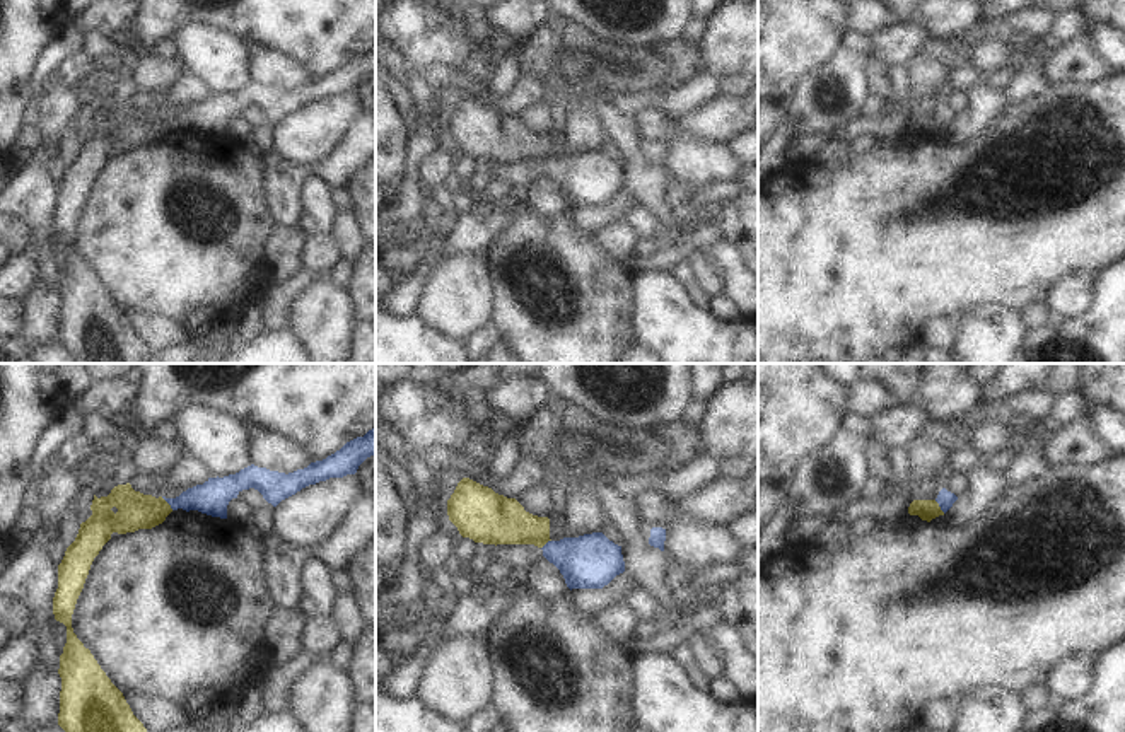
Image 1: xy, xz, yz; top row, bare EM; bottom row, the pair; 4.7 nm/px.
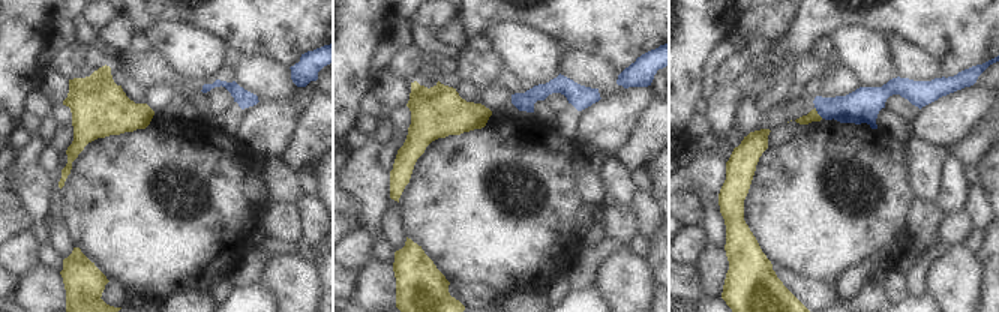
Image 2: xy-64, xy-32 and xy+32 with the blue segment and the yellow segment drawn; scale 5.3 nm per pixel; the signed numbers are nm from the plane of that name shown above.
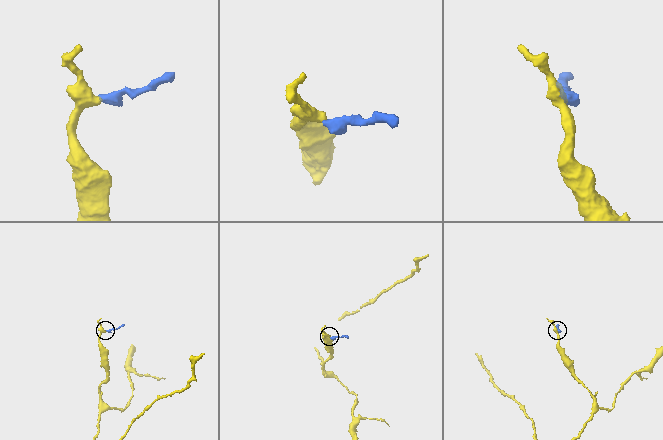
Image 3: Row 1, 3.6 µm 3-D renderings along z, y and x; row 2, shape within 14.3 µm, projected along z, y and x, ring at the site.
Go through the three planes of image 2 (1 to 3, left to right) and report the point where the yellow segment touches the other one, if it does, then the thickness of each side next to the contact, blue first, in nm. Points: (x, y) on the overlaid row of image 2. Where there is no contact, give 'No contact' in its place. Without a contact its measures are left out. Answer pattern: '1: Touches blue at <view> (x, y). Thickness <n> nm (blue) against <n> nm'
1: No contact
2: No contact
3: Touches blue at xy+32 (818, 113). Thickness 190 nm (blue) against 60 nm.

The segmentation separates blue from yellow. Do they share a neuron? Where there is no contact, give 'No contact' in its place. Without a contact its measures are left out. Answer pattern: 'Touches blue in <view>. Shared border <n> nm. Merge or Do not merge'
Touches blue in xy. Shared border 90 nm. Do not merge.

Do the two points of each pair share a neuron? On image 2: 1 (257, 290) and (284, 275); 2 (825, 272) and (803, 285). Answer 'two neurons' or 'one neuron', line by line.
1: two neurons
2: two neurons

